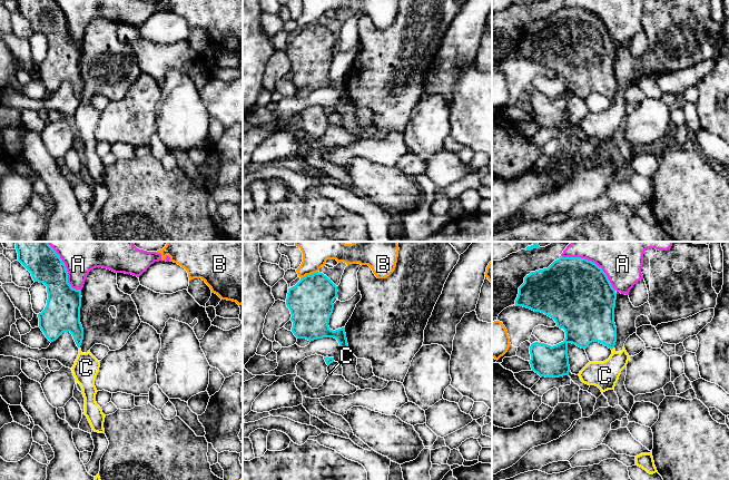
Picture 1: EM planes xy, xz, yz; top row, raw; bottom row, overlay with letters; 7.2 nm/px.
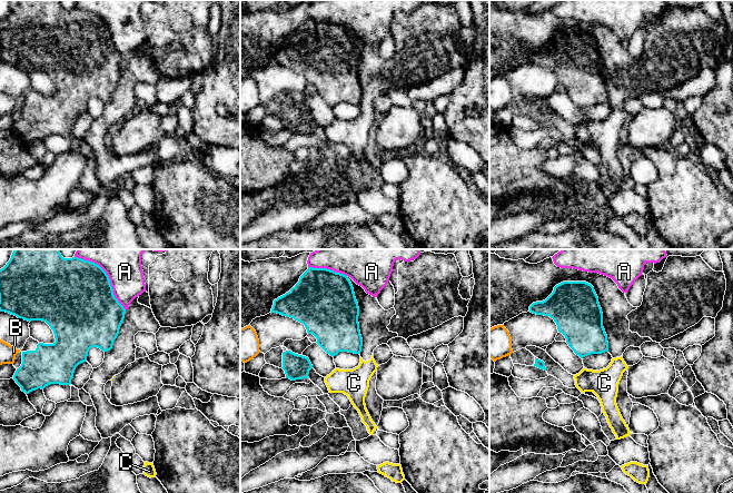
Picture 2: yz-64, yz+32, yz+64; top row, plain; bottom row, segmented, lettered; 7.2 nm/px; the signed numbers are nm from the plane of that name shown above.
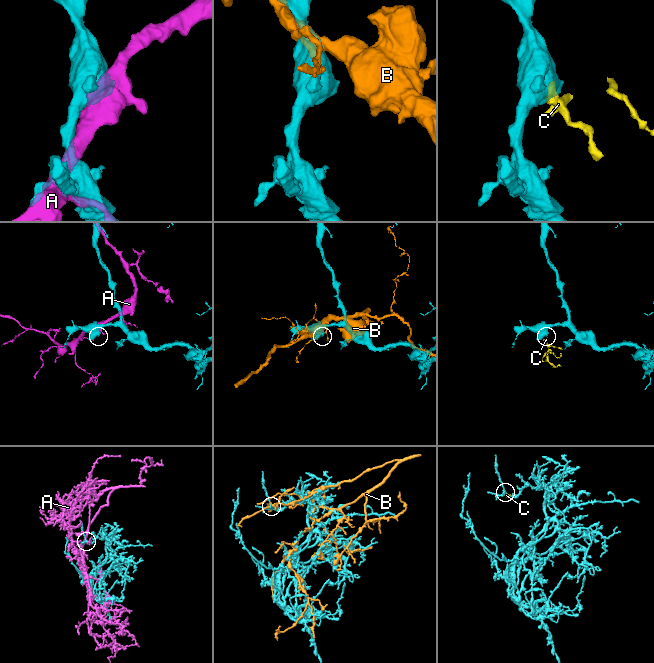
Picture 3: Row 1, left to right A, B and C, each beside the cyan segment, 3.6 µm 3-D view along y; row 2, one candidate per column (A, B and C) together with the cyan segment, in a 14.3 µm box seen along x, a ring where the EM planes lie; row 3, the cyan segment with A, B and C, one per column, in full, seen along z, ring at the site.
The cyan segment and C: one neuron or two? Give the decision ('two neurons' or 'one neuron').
two neurons

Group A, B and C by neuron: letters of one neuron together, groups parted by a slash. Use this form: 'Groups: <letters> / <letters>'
Groups: A / B / C

